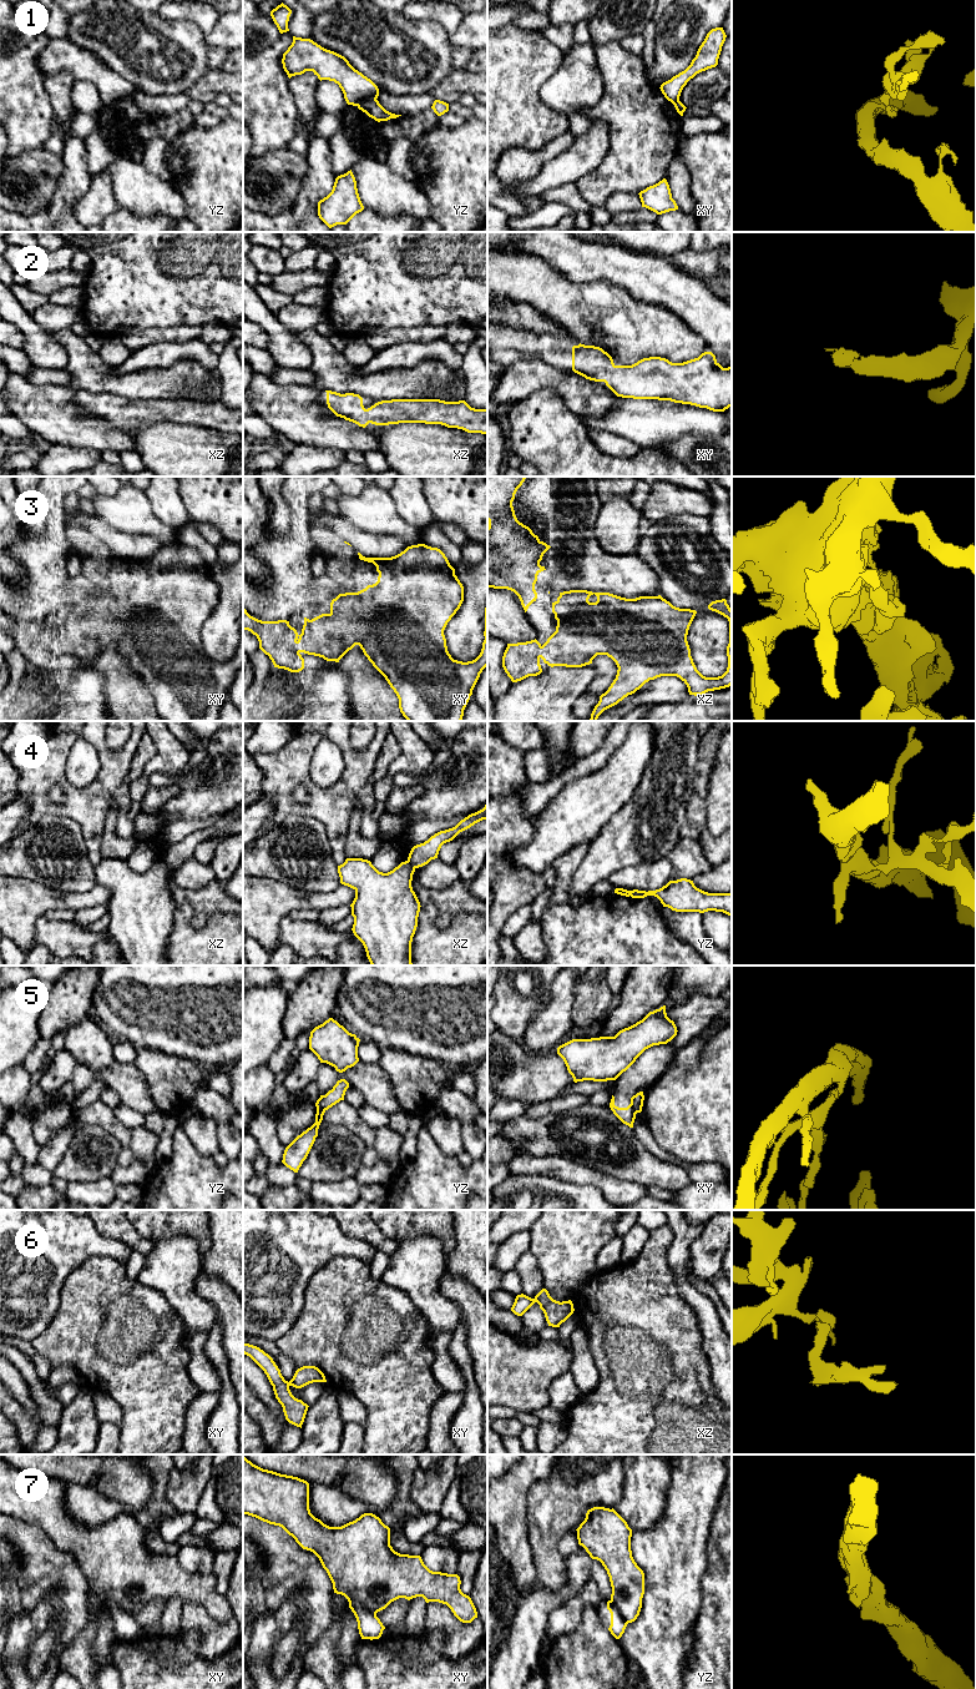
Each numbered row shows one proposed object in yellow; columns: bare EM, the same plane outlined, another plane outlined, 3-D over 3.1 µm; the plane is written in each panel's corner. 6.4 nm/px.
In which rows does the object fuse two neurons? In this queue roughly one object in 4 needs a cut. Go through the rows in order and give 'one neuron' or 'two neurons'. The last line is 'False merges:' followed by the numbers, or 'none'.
1: two neurons
2: one neuron
3: one neuron
4: two neurons
5: two neurons
6: two neurons
7: two neurons
False merges: 1, 4, 5, 6, 7

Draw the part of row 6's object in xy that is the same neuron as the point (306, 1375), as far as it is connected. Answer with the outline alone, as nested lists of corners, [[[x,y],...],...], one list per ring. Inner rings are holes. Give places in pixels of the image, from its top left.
[[[303,1366],[295,1371],[289,1385],[302,1388],[313,1382],[327,1382],[324,1373],[315,1366]]]

